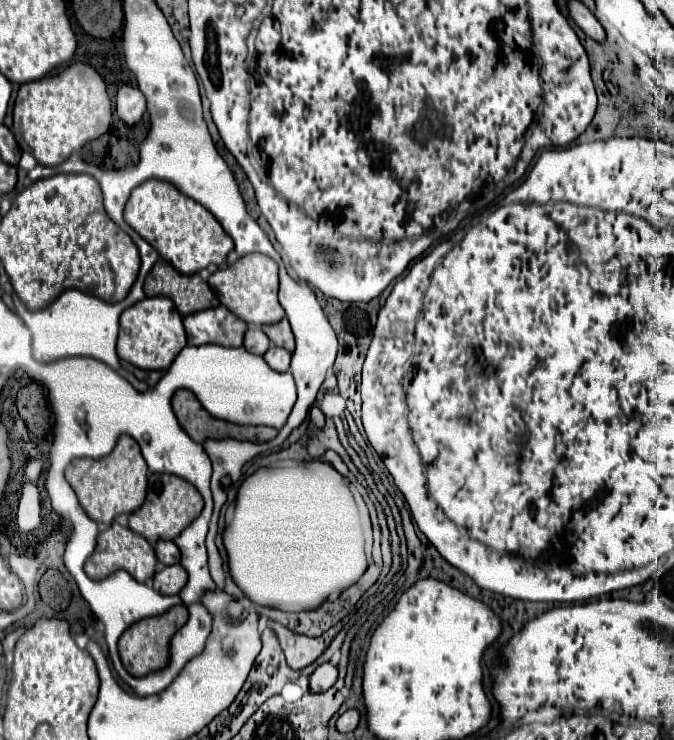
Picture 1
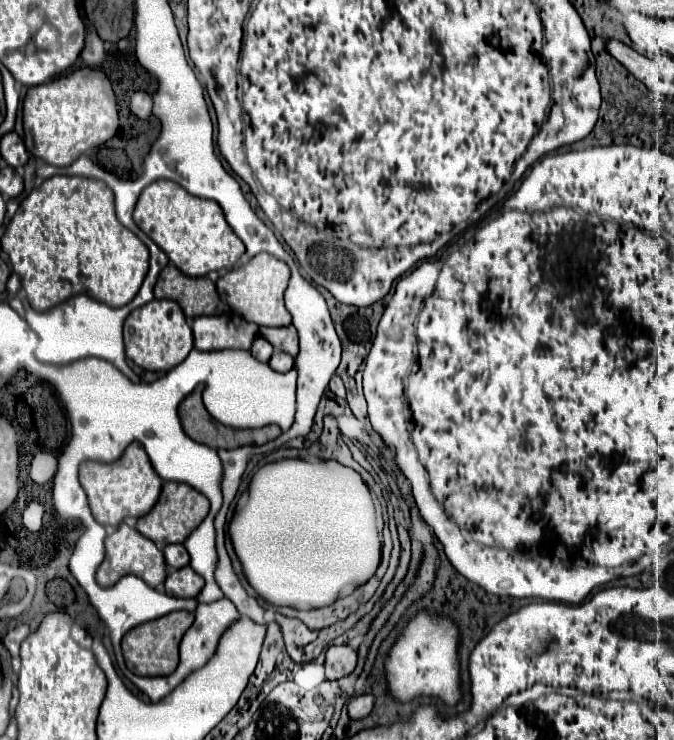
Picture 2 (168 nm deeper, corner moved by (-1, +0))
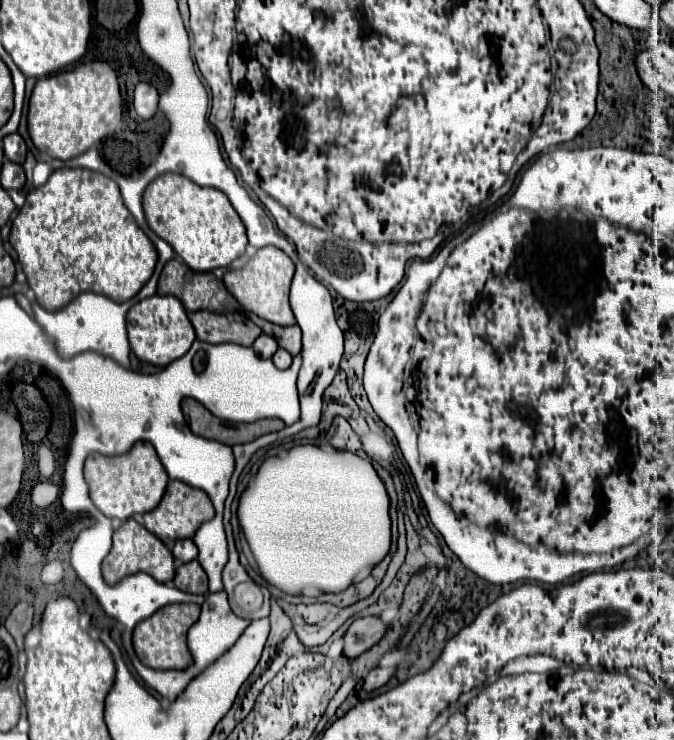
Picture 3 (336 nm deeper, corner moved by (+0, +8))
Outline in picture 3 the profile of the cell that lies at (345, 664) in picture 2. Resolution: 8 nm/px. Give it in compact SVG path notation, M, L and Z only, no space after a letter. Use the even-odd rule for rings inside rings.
M376 616L356 618L344 634L342 654L350 660L358 658L366 650L370 650L384 636L384 632L386 632L386 624Z

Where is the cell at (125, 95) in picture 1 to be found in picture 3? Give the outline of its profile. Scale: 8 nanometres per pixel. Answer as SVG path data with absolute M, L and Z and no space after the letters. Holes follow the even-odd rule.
M138 84L134 90L134 108L138 112L140 118L148 120L156 114L156 106L158 106L158 92L154 86L150 84Z

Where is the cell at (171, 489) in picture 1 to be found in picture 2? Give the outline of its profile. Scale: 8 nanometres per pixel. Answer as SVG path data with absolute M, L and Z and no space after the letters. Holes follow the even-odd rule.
M165 482L161 496L159 496L157 504L153 506L153 510L137 520L137 530L145 538L153 540L159 548L165 548L169 544L183 544L185 538L203 522L207 512L209 512L209 500L201 492L197 492L195 488L191 488L187 484Z

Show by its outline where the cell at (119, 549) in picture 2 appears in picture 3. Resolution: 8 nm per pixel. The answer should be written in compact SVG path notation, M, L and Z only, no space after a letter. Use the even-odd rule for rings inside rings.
M130 518L114 532L112 550L102 562L102 576L108 584L116 584L124 576L134 572L146 572L158 582L170 582L174 578L174 558L172 552L152 532L148 532L142 524Z

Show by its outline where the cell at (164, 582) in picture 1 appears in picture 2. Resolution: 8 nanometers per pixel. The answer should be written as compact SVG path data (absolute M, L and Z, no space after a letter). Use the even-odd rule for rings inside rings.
M191 566L169 572L169 576L163 584L165 594L177 596L177 598L197 598L197 594L201 592L203 586L205 586L205 580L197 572L193 572Z

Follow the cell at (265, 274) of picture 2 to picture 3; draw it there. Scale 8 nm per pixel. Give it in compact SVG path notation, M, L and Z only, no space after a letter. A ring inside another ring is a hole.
M266 246L260 248L242 268L228 270L224 274L224 286L230 290L230 294L240 302L240 306L246 312L254 312L272 324L290 326L296 324L296 318L288 304L288 290L292 276L294 276L292 260L282 250L276 250L274 246Z

